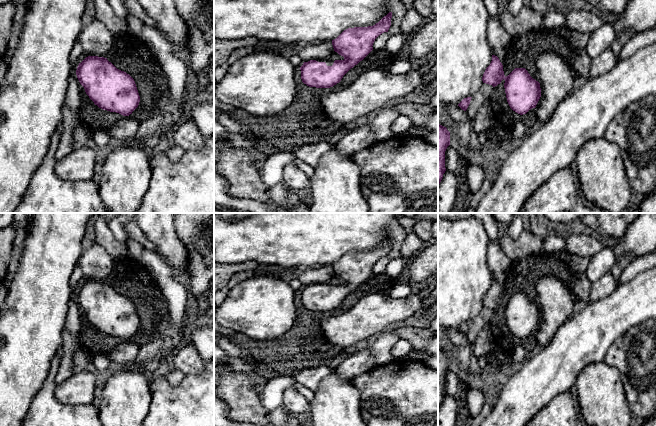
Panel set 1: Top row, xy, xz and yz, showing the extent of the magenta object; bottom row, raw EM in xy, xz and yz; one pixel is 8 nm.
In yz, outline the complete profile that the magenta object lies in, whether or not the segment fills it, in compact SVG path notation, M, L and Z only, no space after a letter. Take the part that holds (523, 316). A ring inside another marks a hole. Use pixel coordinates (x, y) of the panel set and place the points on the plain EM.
M492 279L492 285L486 292L482 305L495 311L503 303L507 326L513 335L523 339L536 331L541 321L540 307L533 303L525 292L515 292L505 300L499 282Z

